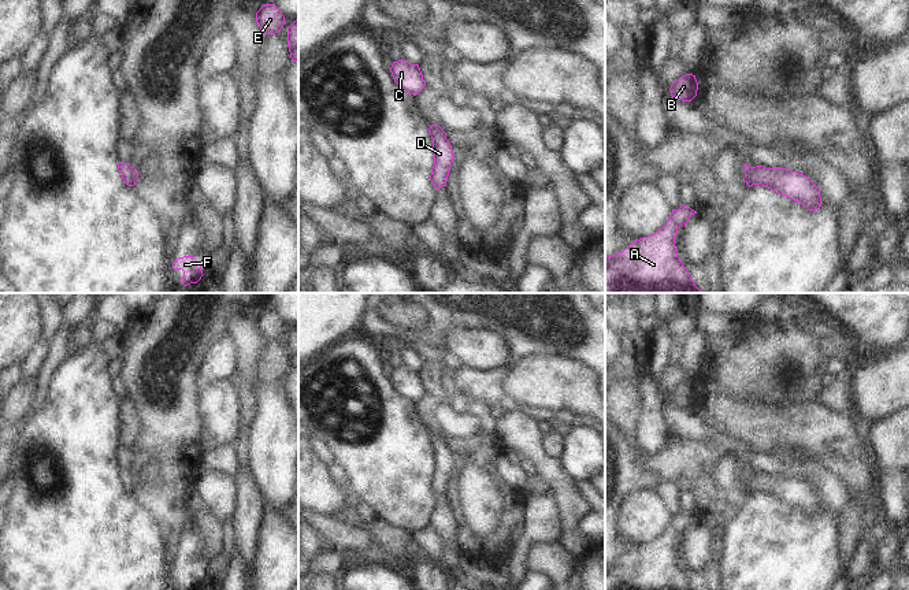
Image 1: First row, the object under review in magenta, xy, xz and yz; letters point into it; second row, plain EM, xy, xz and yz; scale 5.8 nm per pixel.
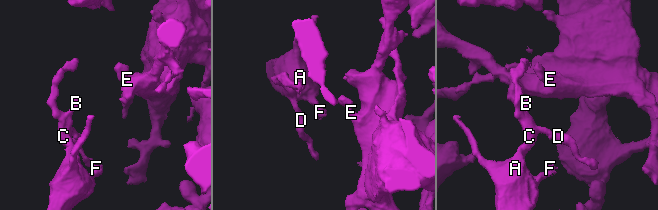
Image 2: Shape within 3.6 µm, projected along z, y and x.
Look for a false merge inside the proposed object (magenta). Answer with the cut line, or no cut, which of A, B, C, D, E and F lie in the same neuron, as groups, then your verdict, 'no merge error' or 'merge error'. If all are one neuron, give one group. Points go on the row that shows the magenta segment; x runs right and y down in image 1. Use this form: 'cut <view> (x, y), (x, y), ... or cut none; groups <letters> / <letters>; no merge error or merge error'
cut none; groups A B C D E F; no merge error

